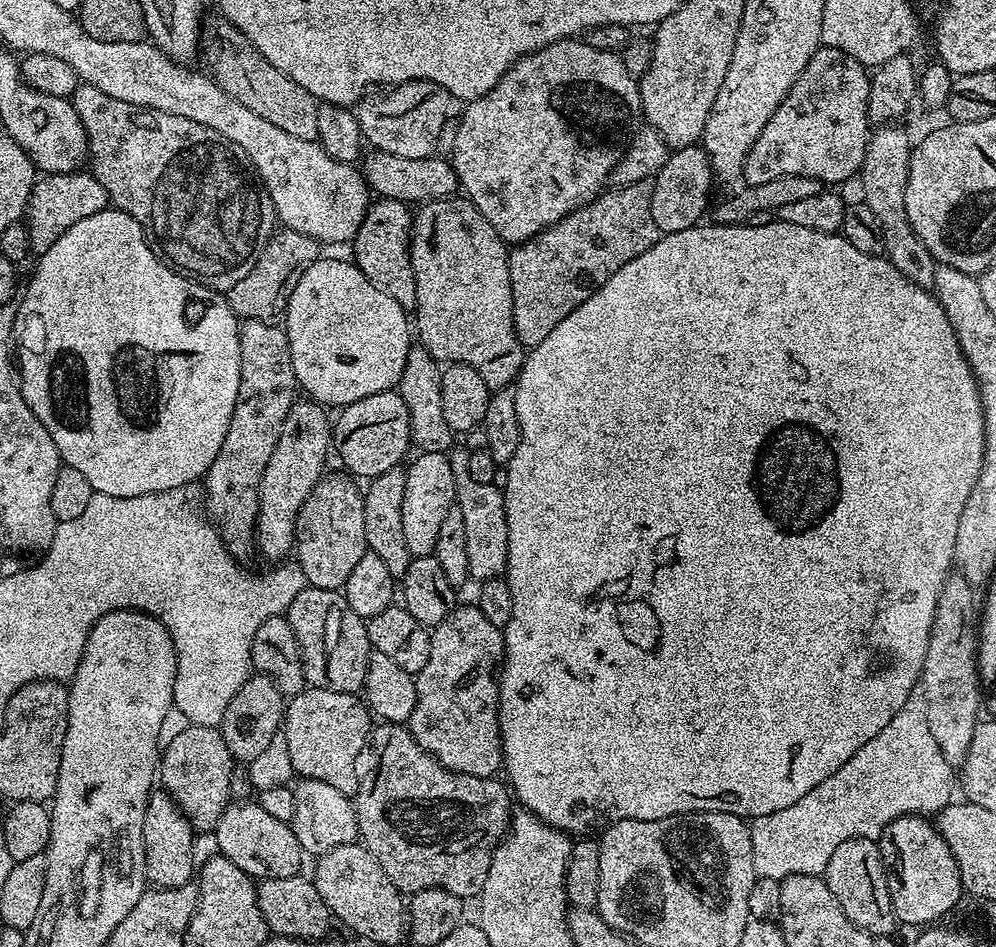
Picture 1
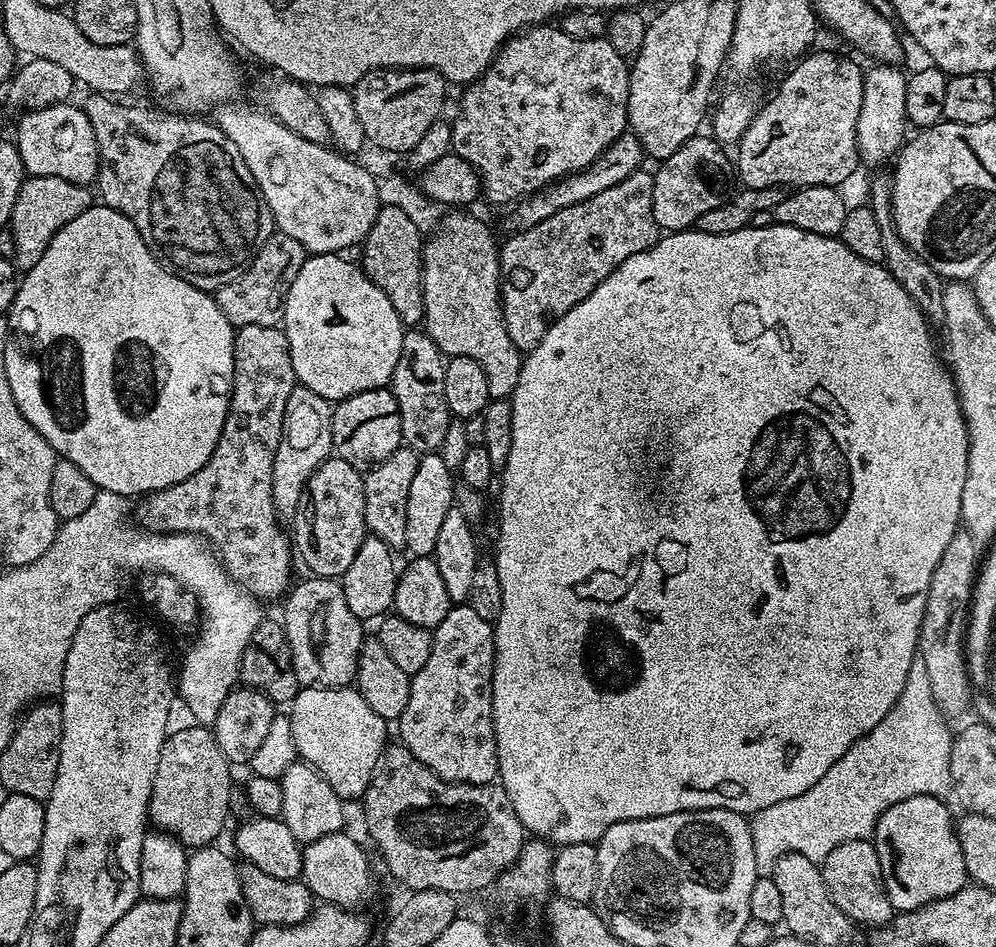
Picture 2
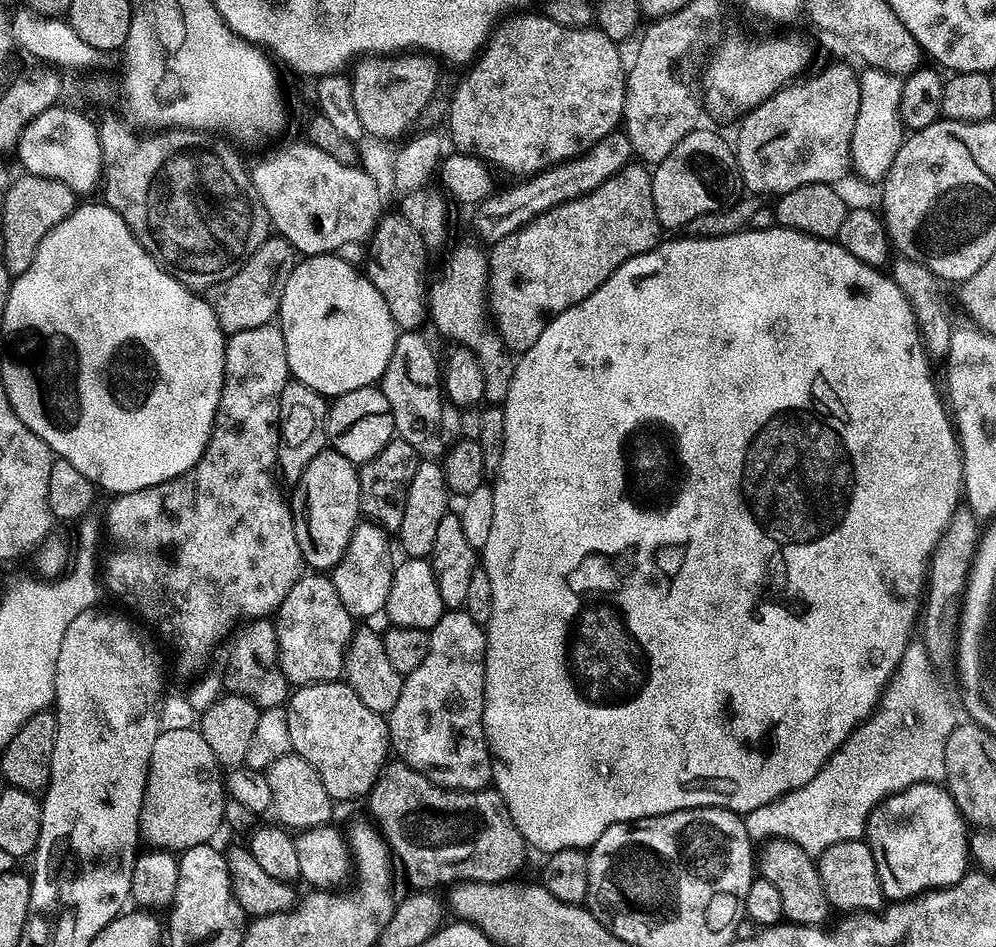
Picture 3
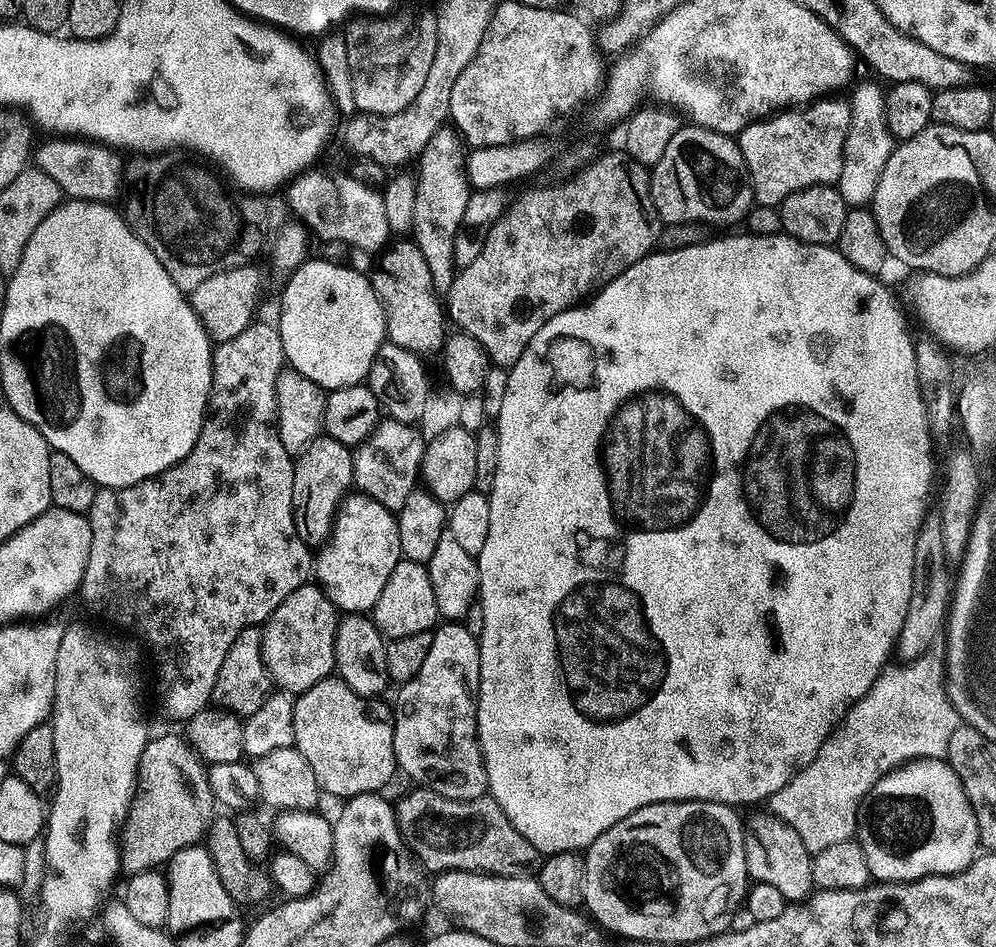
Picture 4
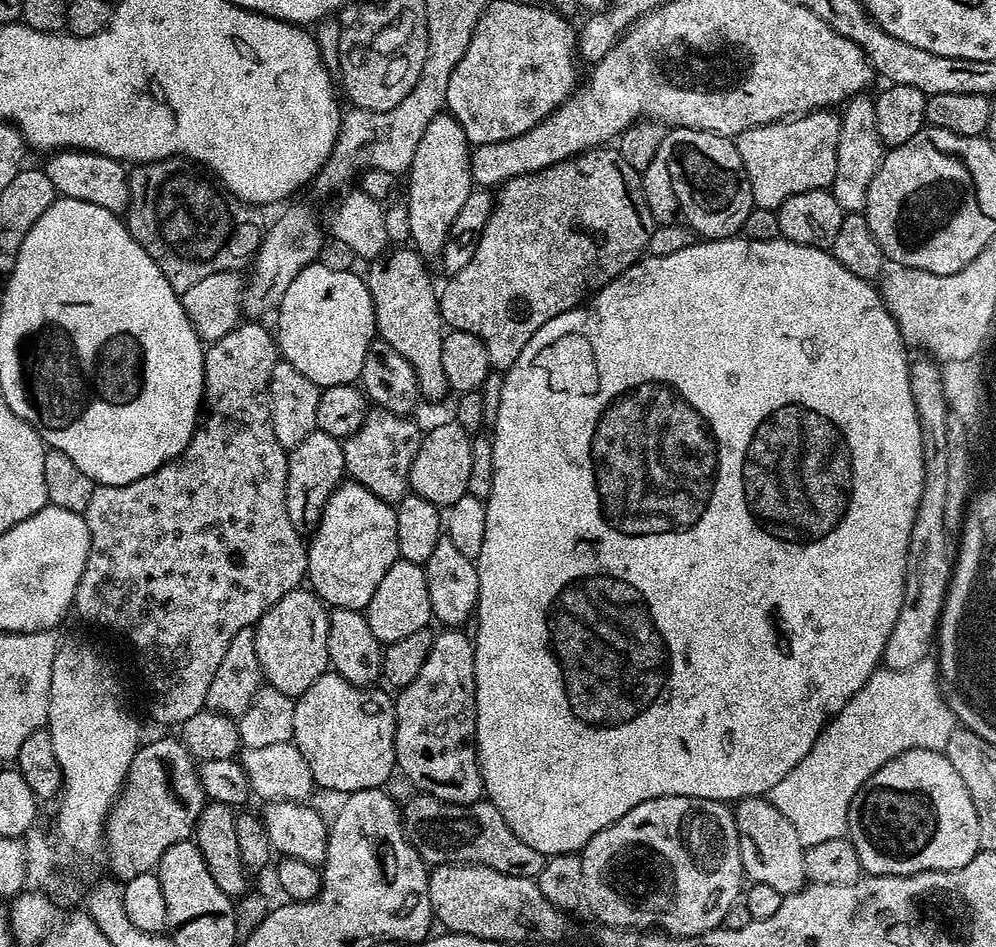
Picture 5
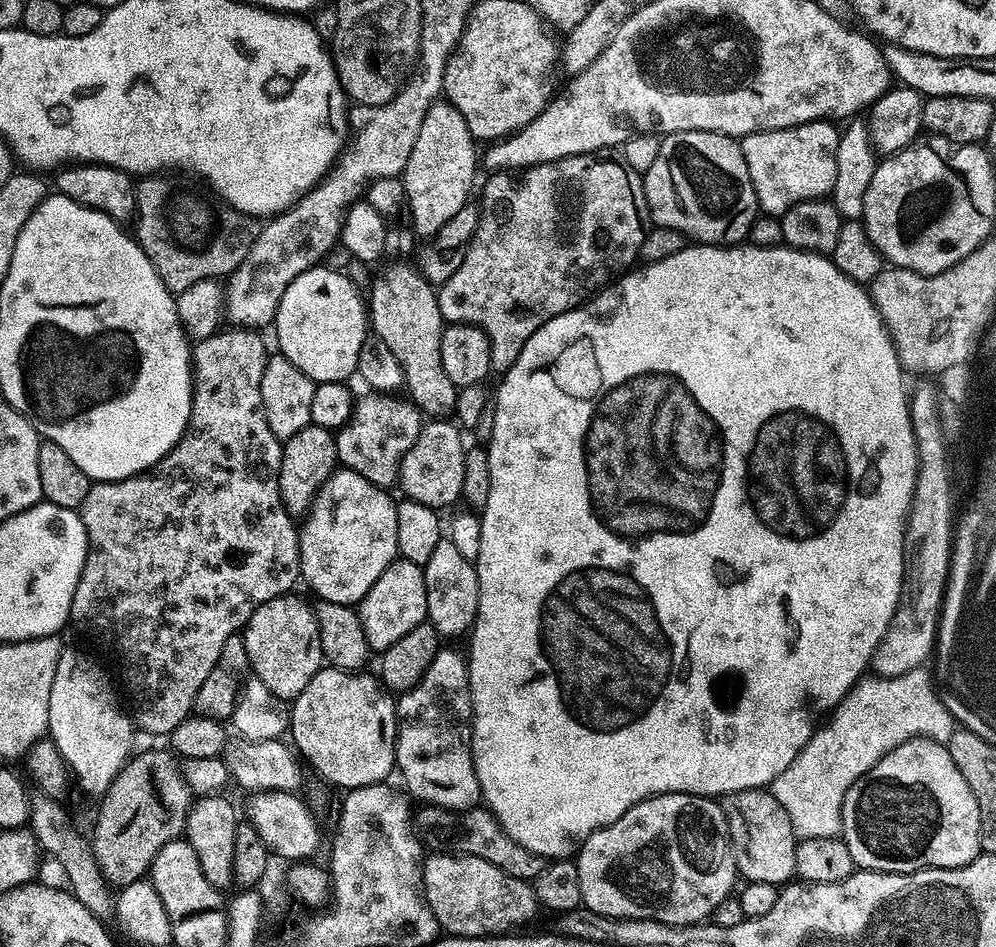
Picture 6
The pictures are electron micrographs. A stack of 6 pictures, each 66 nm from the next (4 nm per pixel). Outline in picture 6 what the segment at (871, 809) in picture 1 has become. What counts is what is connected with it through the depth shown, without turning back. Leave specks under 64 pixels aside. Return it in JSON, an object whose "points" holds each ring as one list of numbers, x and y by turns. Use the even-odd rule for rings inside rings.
{"points":[[927,667,915,668,897,676,872,674,857,680,855,686,836,703,836,707,825,719,829,720,817,727,798,758,794,758,794,762,790,762,790,766,786,766,786,770,782,770,782,774,778,774,778,778,774,778,770,785,774,798,782,802,782,810,786,810,790,826,800,840,840,836,842,802,846,798,846,790,850,790,850,786,854,786,854,782,858,782,862,774,869,772,883,756,890,754,890,750,894,750,902,742,927,738,947,745,954,731,954,721,940,700,941,693,935,687,937,685,934,683,933,673]]}

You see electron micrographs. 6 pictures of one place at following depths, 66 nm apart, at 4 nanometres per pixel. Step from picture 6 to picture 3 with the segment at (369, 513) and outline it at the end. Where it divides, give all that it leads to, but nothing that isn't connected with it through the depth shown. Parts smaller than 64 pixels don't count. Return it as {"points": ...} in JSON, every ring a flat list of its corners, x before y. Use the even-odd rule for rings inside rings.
{"points":[[375,522,357,523,342,558,336,567,331,569,330,578,334,582,334,590,338,590,338,598,342,598,342,606,353,618,360,616,380,616,386,606,386,598,390,594,390,582,394,571,392,548,388,545,389,533]]}

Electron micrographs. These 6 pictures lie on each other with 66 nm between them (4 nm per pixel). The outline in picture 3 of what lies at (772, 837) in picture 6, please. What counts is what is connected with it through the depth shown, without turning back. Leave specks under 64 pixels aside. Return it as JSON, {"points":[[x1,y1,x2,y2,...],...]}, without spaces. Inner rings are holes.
{"points":[[768,838,763,841,762,847,764,849,758,852,758,872,766,882,777,888,782,898,784,920,794,924,821,925,830,913,830,905,822,890,817,861,792,840]]}

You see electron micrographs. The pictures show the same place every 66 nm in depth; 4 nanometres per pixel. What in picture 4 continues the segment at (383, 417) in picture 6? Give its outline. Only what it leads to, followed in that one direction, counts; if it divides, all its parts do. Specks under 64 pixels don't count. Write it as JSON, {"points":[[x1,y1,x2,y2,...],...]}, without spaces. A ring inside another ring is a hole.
{"points":[[391,418,381,419,375,431,352,453,352,483,355,491,380,502,393,514,406,506,406,498,417,491,421,479,420,463,424,457,425,437,416,433,411,424,403,424]]}

